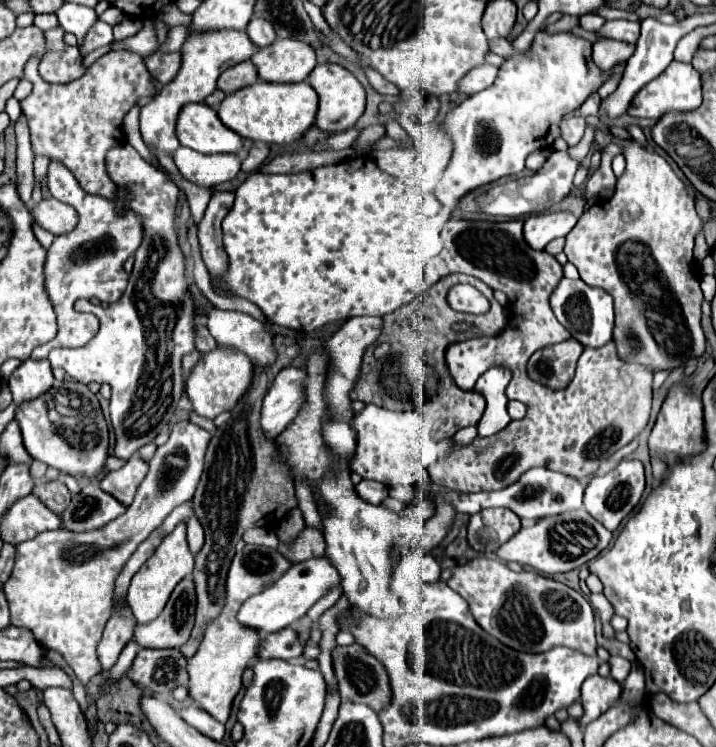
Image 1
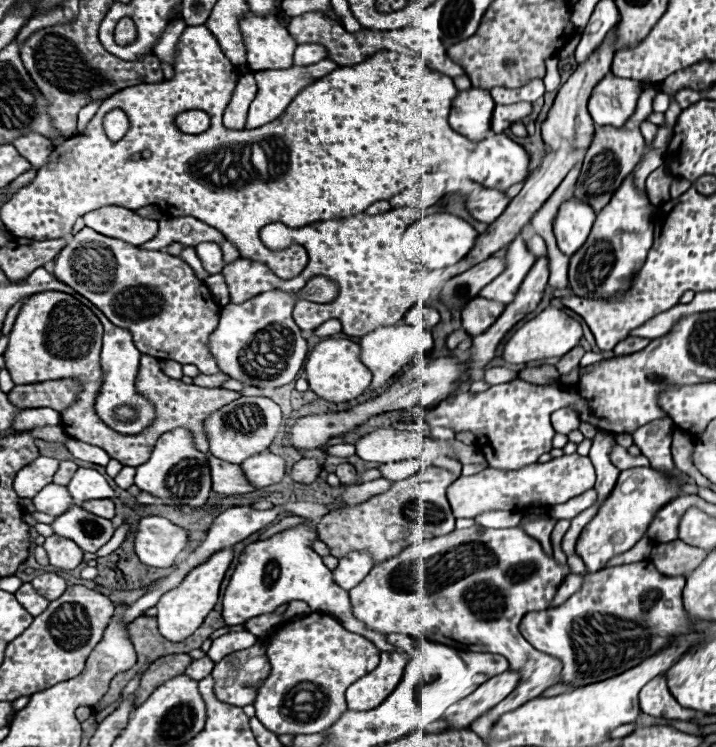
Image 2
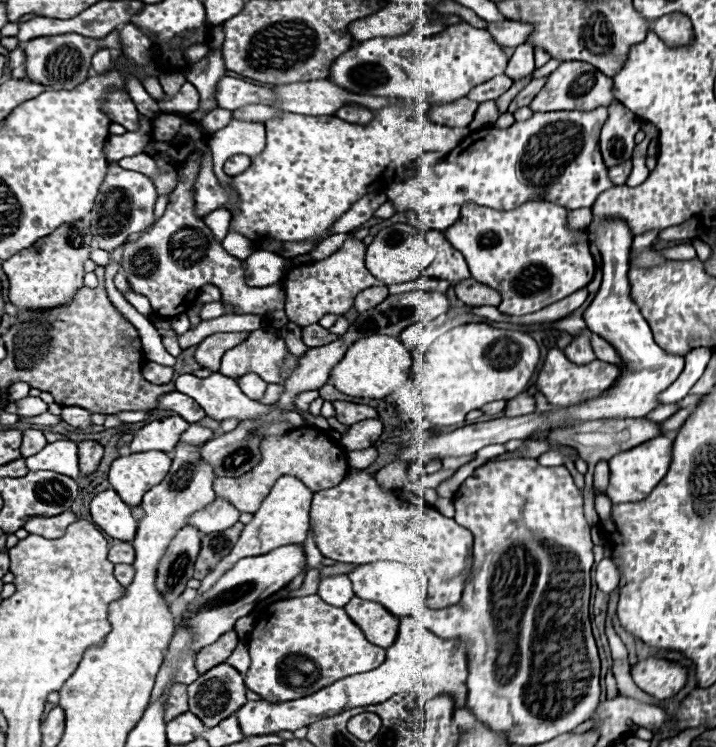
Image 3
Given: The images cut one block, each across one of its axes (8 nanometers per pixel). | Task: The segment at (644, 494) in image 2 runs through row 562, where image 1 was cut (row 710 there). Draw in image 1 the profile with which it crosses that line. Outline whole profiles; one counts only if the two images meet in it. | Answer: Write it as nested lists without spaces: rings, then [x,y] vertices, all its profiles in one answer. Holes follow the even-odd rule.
[[[600,674],[588,676],[582,684],[582,706],[584,716],[580,720],[580,726],[586,726],[588,722],[596,720],[600,714],[604,714],[610,706],[616,704],[616,700],[622,694],[622,686],[614,678],[602,678]]]

